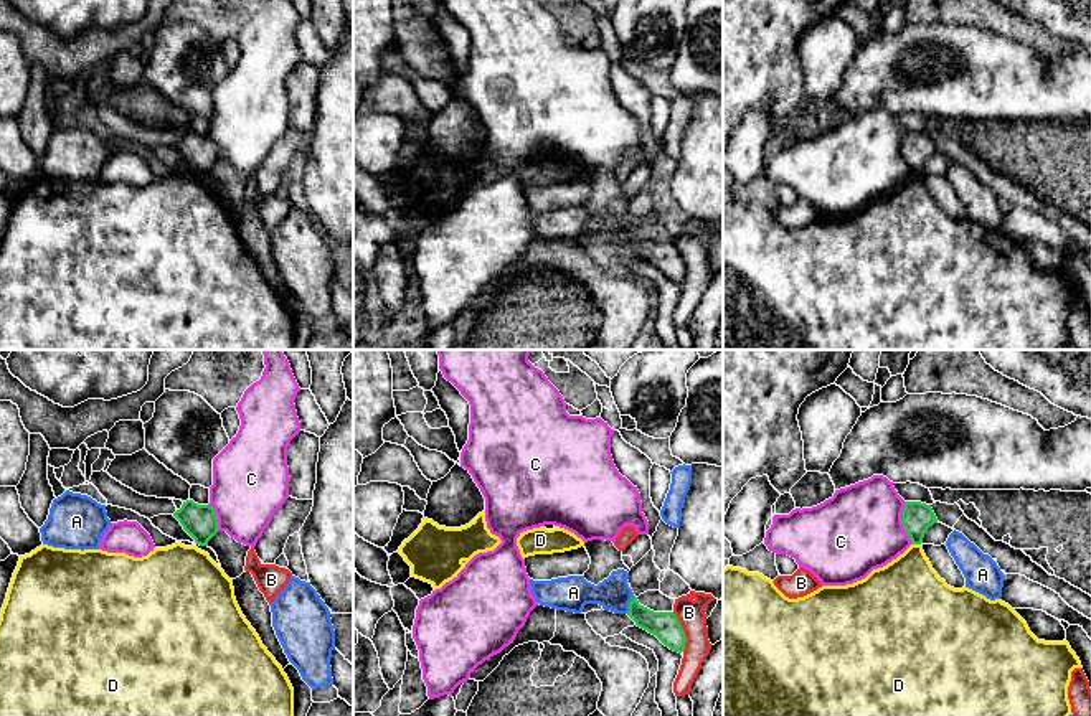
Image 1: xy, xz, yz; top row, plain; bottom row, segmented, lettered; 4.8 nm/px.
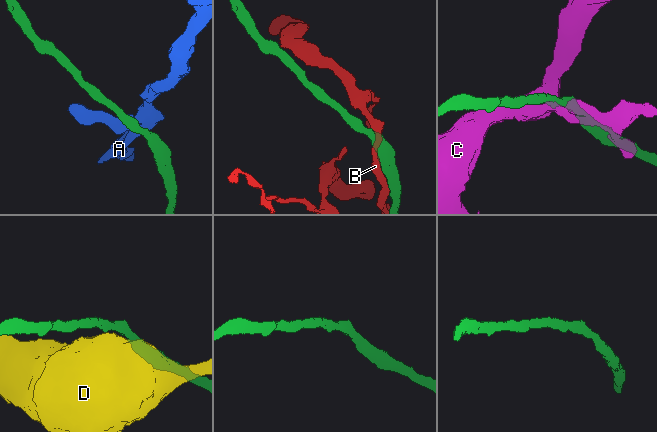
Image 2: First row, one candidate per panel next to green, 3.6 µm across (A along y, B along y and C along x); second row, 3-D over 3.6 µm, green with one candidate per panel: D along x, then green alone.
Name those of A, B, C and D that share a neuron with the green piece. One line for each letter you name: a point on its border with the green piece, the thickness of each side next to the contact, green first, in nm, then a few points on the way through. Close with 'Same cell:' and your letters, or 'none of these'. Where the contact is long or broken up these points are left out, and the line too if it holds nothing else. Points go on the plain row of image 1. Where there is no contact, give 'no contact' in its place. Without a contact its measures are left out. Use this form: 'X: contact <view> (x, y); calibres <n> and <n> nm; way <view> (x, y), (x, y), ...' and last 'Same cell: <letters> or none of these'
Same cell: none of these

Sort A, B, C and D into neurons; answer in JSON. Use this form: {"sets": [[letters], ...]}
{"sets": [["A"], ["B"], ["C"], ["D"]]}

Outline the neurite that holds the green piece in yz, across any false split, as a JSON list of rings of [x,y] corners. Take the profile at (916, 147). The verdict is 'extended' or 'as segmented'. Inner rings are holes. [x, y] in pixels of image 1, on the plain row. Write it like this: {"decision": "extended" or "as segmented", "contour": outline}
{"decision": "as segmented", "contour": [[[906,132],[901,144],[901,153],[911,173],[921,175],[924,163],[928,162],[929,157],[938,153],[938,148],[931,135],[921,132]]]}

